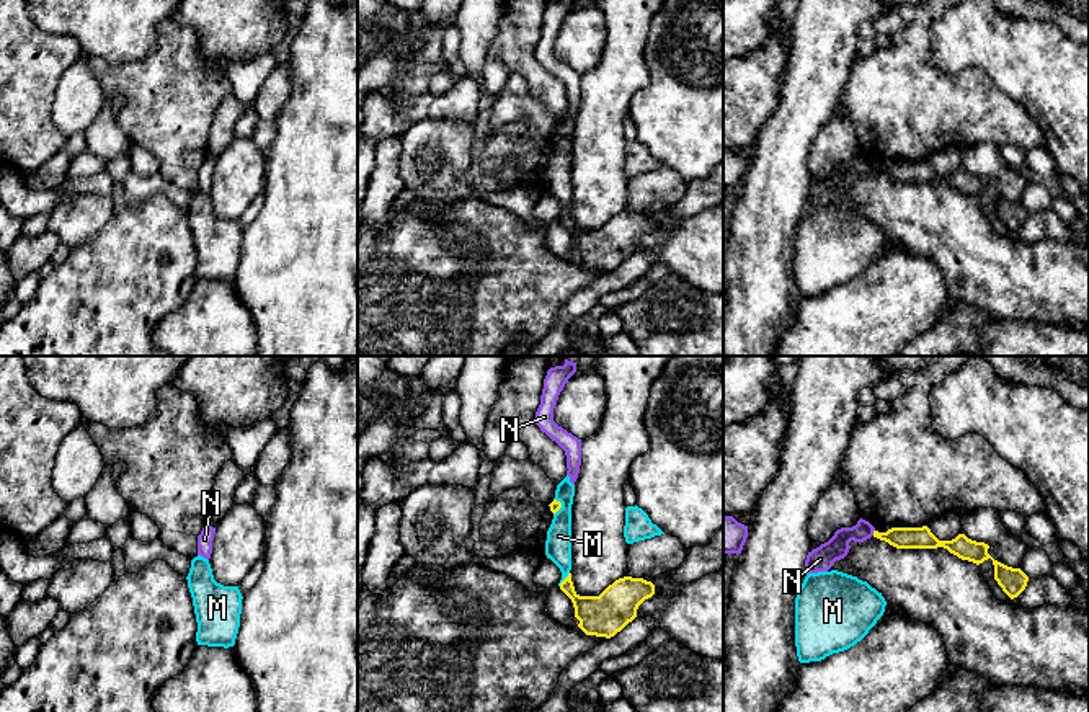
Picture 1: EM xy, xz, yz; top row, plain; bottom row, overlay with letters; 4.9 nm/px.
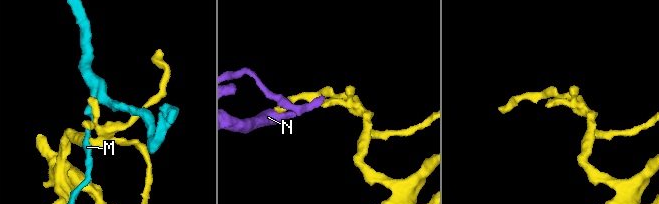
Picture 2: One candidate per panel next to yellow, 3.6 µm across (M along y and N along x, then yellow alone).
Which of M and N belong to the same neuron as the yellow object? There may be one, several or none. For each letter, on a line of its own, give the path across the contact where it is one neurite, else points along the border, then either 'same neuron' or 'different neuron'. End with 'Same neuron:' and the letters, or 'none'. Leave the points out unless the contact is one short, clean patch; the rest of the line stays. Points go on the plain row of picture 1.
M: different neuron
N: border yz (874, 164), (872, 169); different neuron
Same neuron: none

